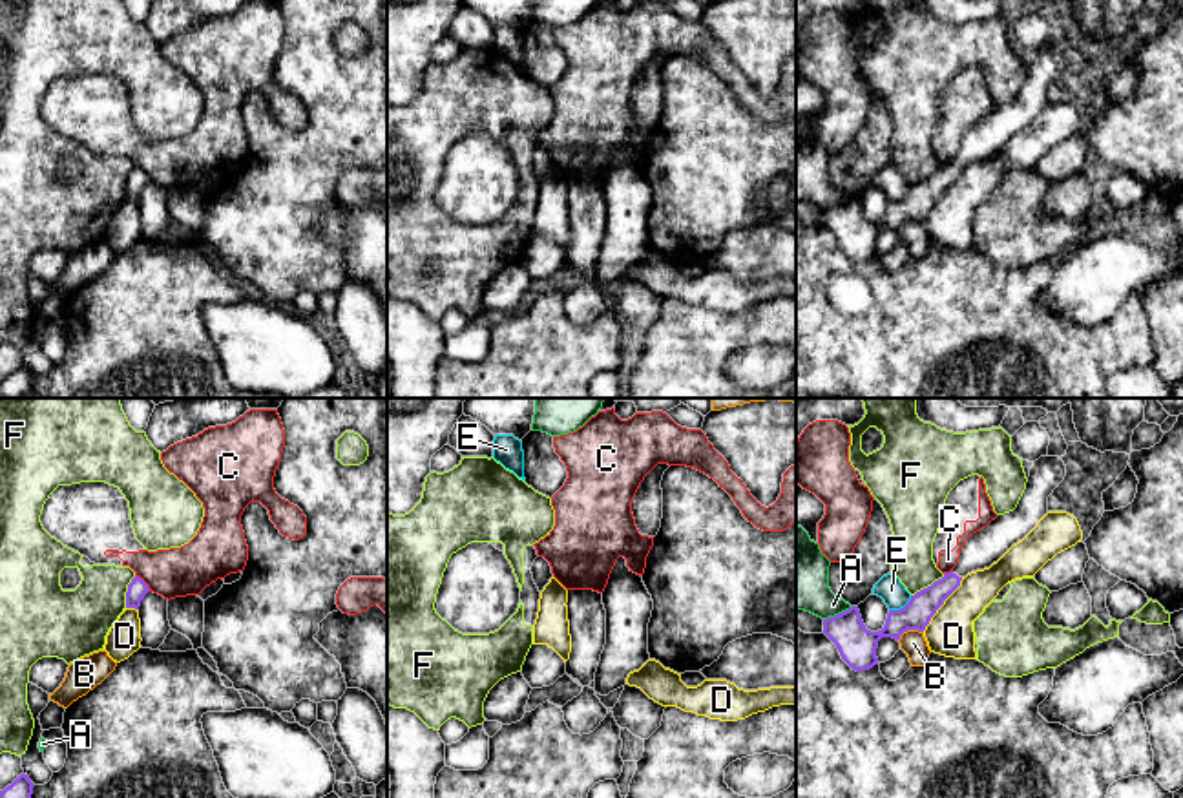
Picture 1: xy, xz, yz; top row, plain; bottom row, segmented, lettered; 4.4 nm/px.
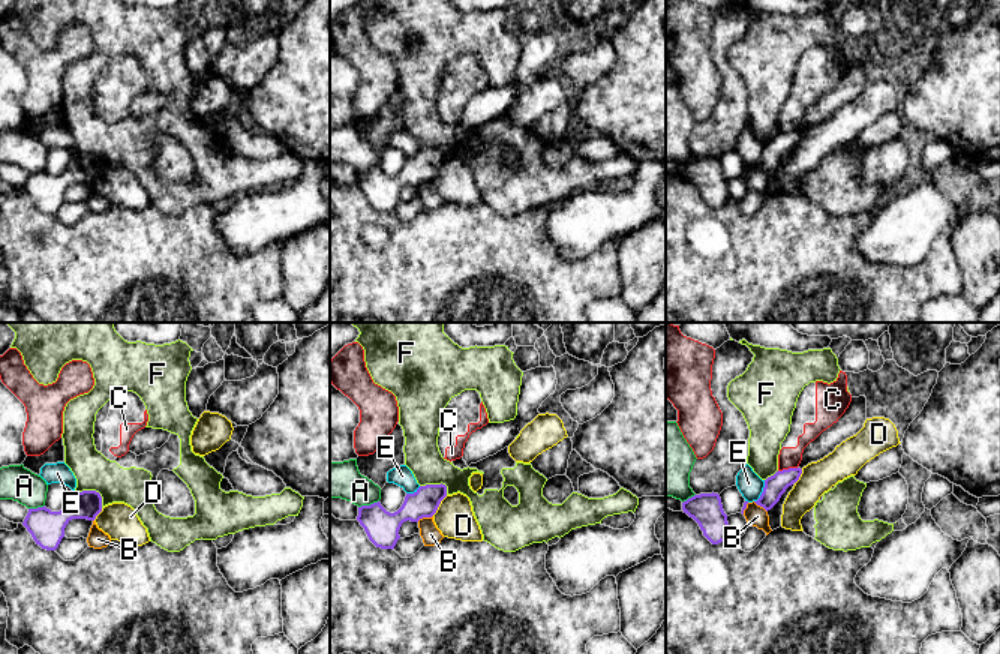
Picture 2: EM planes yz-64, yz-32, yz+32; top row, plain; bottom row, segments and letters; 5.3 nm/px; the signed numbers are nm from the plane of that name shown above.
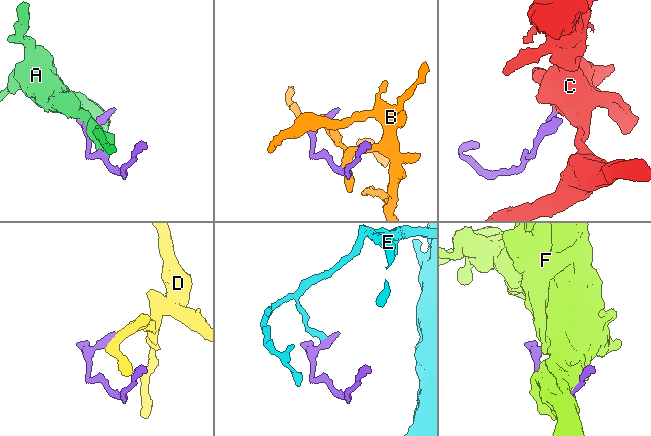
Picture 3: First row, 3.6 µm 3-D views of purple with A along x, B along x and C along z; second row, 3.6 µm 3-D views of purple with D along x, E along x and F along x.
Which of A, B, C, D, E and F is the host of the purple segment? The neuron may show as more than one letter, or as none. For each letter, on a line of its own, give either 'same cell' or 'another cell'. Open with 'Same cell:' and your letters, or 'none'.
Same cell: none
A: another cell
B: another cell
C: another cell
D: another cell
E: another cell
F: another cell

